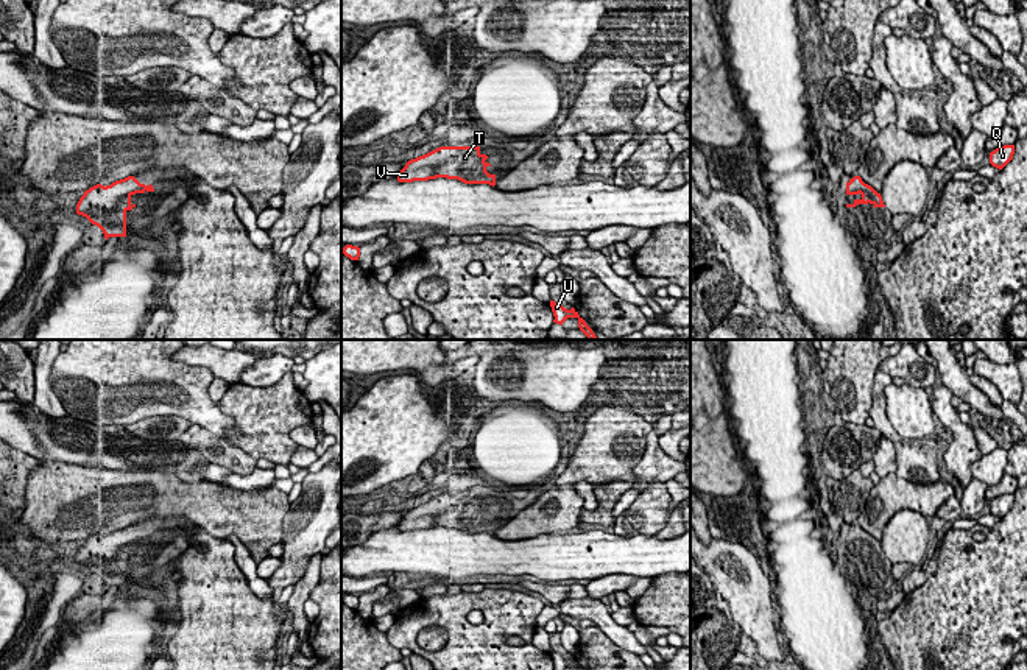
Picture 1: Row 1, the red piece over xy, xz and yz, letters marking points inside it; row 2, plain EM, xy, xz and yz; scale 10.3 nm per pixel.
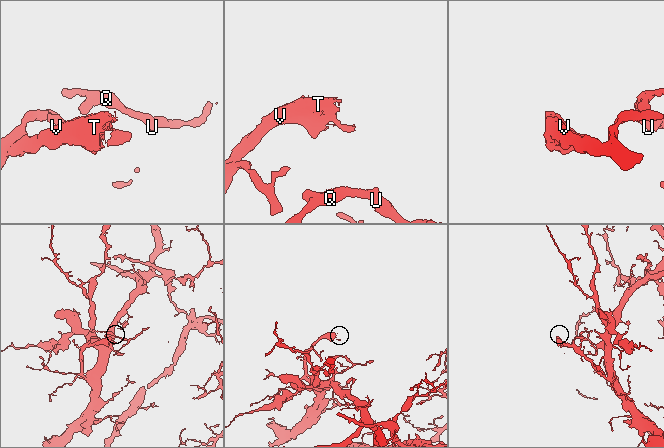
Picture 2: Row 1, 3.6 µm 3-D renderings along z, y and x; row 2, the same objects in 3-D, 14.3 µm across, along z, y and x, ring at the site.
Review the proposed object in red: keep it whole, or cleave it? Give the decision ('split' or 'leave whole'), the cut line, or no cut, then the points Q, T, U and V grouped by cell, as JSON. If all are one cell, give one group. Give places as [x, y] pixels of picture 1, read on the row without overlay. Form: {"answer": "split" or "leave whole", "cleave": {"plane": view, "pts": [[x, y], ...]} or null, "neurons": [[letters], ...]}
{"answer": "leave whole", "cleave": null, "neurons": [["Q", "T", "U", "V"]]}

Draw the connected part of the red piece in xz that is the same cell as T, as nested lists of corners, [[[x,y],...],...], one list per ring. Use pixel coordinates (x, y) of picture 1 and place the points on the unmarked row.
[[[439,495],[424,505],[411,508],[396,524],[399,531],[429,530],[436,527],[458,528],[464,533],[496,534],[496,524],[489,524],[488,505],[480,495]]]

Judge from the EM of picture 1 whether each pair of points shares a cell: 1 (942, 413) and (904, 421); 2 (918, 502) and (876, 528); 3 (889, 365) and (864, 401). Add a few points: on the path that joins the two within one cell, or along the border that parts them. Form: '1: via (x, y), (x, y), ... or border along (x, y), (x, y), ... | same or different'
1: border along (929, 399), (934, 413) | different
2: via (906, 502), (895, 502), (881, 516) | same
3: border along (893, 356), (889, 356), (878, 366) | different

